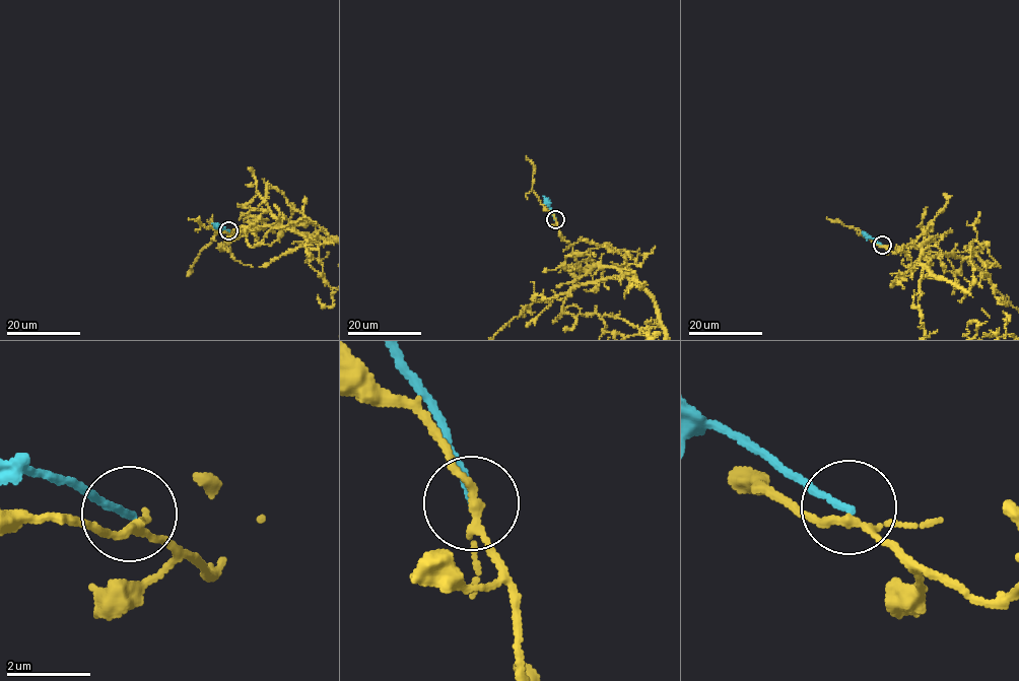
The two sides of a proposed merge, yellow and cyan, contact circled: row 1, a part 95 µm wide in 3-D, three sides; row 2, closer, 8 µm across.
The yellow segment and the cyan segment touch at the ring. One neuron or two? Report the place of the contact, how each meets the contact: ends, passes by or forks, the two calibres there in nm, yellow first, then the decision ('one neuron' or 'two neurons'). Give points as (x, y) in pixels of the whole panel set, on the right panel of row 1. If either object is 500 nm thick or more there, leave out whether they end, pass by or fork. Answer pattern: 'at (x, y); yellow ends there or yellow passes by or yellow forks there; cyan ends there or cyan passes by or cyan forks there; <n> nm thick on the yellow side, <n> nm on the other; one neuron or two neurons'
at (882, 245); yellow forks there; cyan ends there; 160 nm thick on the yellow side, 170 nm on the other; two neurons

